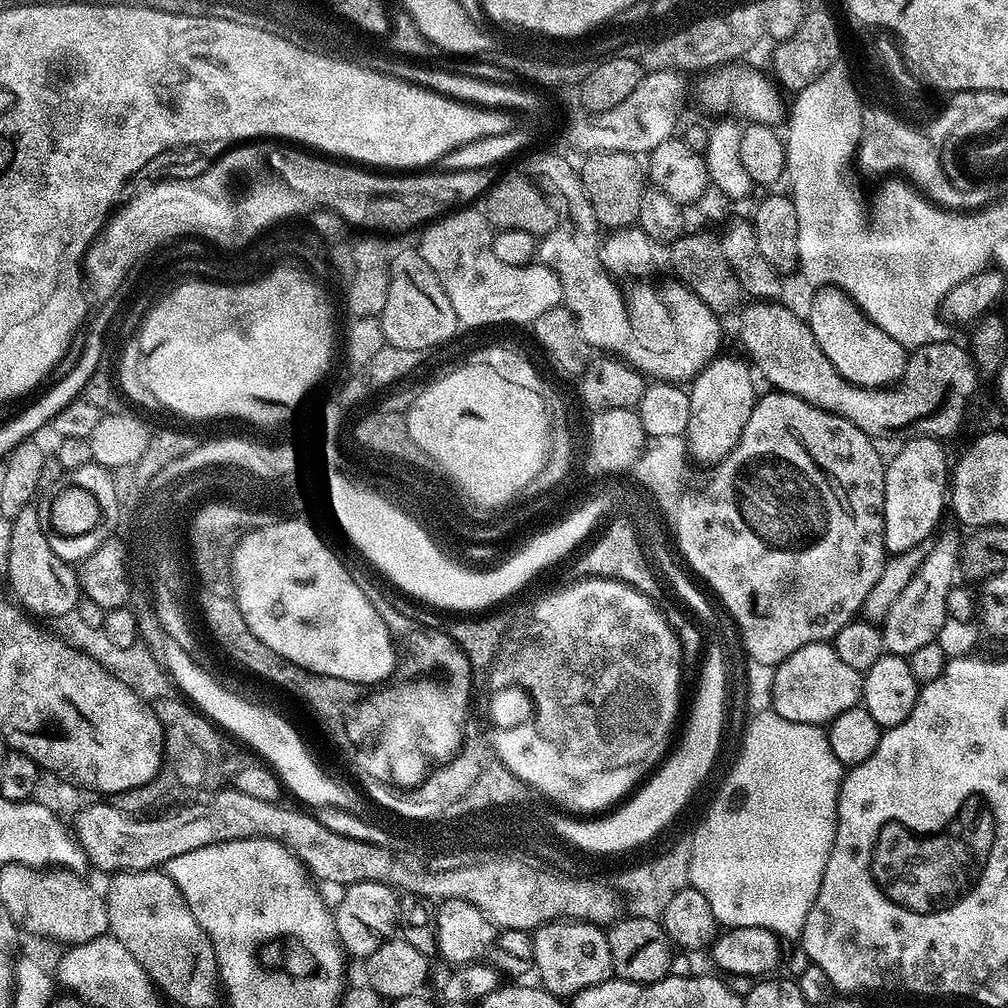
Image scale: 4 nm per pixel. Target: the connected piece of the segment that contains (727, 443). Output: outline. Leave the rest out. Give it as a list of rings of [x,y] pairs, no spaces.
[[[721,354],[691,381],[688,392],[690,422],[686,439],[687,451],[693,461],[701,460],[707,466],[715,466],[734,450],[758,399],[756,384],[752,381],[753,369],[745,364],[732,356]]]

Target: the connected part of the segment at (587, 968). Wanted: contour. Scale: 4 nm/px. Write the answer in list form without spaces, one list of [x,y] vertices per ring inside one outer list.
[[[553,920],[535,929],[532,936],[534,972],[540,975],[539,983],[547,992],[553,992],[561,998],[571,998],[577,992],[590,986],[598,986],[602,982],[613,979],[612,959],[610,958],[610,942],[608,933],[599,924],[587,924],[585,920]]]

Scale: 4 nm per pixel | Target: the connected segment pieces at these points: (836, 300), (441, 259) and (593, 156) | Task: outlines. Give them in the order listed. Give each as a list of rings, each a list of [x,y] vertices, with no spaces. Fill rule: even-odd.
[[[821,287],[820,292],[812,300],[812,305],[806,311],[806,319],[814,338],[818,338],[818,346],[822,346],[822,354],[830,358],[830,366],[846,378],[846,382],[856,384],[860,388],[886,388],[895,385],[902,377],[908,365],[909,353],[886,330],[882,330],[848,297],[838,288]]]
[[[464,206],[447,216],[432,221],[419,233],[420,256],[444,280],[452,303],[471,330],[483,324],[531,325],[538,314],[561,307],[564,295],[558,274],[544,262],[533,262],[526,266],[506,266],[506,262],[494,255],[492,237],[494,229],[476,206]]]
[[[589,152],[579,165],[580,181],[594,210],[597,225],[604,230],[633,227],[638,221],[638,210],[646,187],[646,168],[641,157],[634,152]]]

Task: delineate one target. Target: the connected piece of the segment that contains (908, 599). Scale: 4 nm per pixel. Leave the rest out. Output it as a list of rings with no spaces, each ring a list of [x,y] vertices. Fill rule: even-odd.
[[[944,536],[935,545],[931,545],[928,557],[918,566],[918,574],[910,578],[906,590],[902,590],[898,602],[890,608],[890,614],[882,621],[884,637],[884,651],[890,656],[902,656],[907,658],[927,644],[937,643],[940,631],[944,624],[949,623],[946,610],[946,597],[950,590],[957,587],[956,572],[961,571],[960,557],[962,555],[961,543],[952,536]]]

